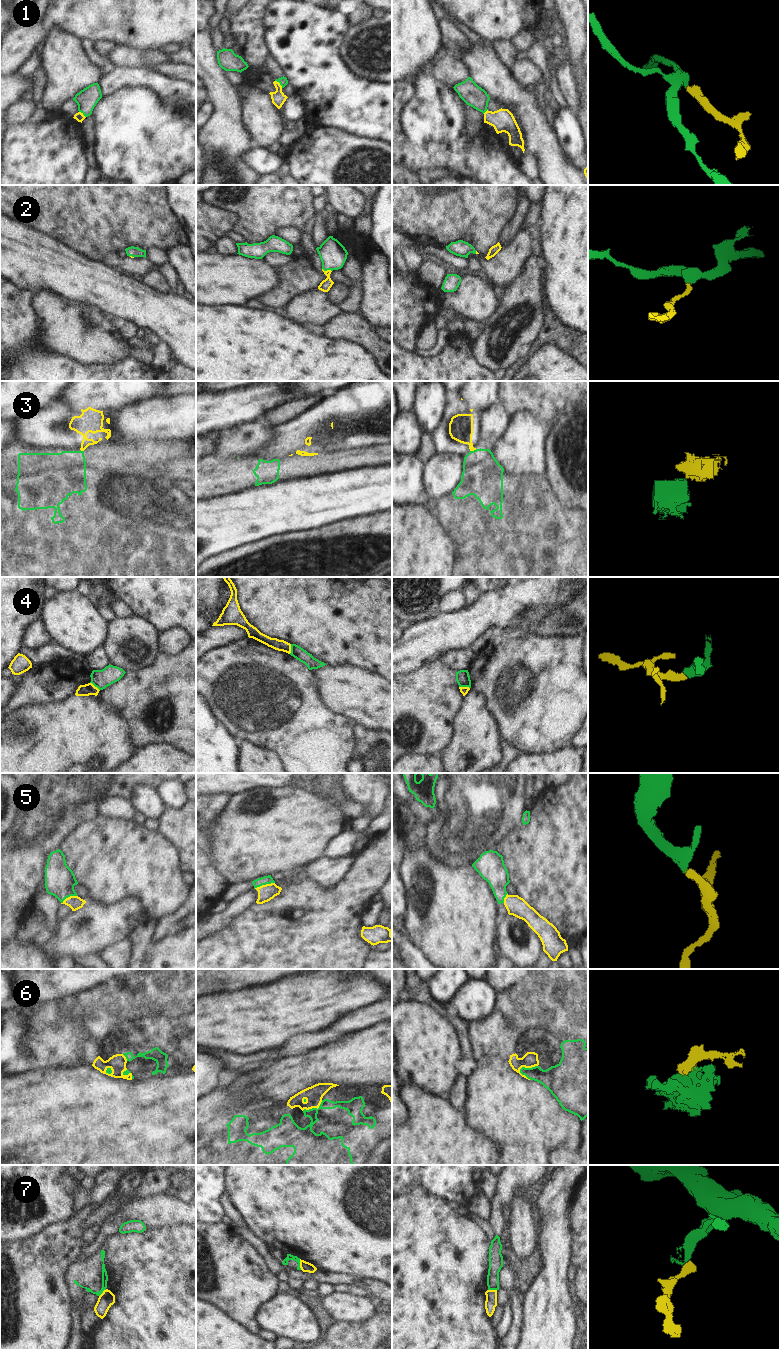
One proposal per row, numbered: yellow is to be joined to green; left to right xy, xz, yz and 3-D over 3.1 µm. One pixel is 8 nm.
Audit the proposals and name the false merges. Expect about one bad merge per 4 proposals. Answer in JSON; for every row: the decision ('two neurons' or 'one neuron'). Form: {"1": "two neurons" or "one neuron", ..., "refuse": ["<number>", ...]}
{"1": "one neuron", "2": "one neuron", "3": "two neurons", "4": "two neurons", "5": "one neuron", "6": "two neurons", "7": "two neurons", "refuse": ["3", "4", "6", "7"]}

